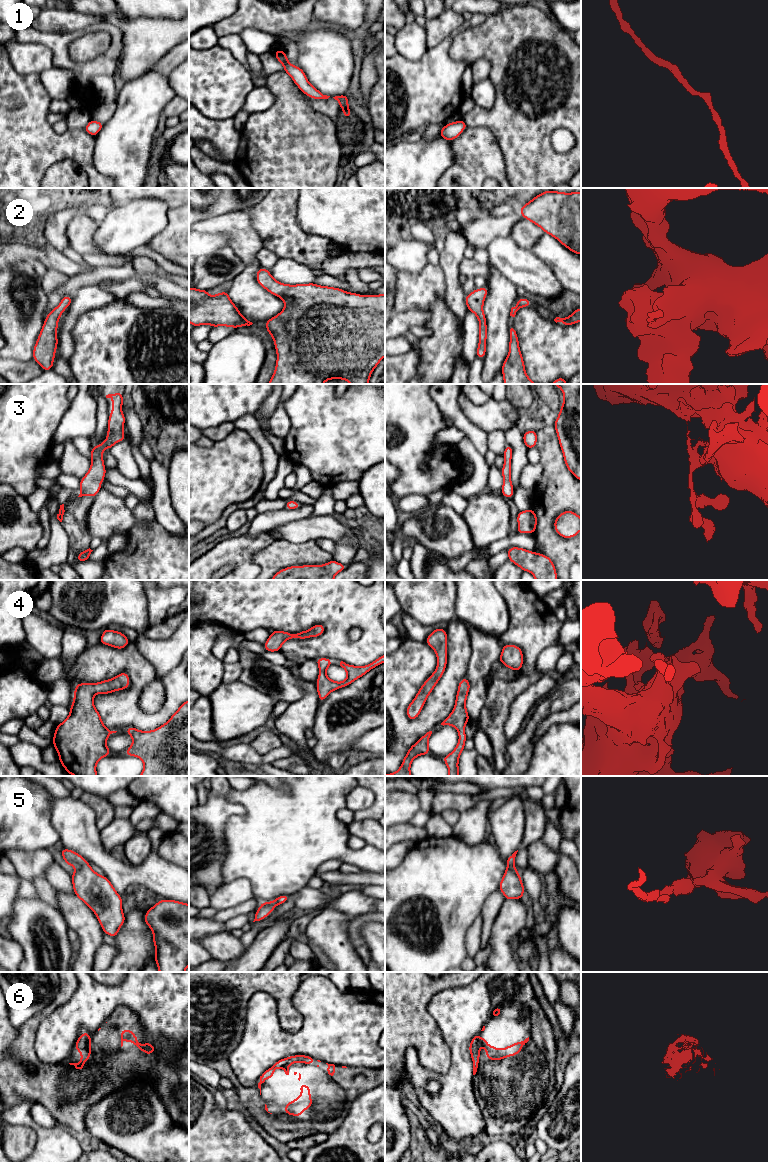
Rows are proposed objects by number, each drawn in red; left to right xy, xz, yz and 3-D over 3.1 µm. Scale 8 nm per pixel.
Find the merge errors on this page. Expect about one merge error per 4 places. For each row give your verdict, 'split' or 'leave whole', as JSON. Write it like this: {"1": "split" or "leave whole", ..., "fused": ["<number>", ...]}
{"1": "leave whole", "2": "leave whole", "3": "leave whole", "4": "leave whole", "5": "leave whole", "6": "leave whole", "fused": []}

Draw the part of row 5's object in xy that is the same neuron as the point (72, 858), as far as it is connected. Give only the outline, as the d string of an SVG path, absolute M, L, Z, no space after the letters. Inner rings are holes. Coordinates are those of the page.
M62 848L61 855L68 866L75 866L72 874L73 890L97 916L104 933L115 938L125 922L122 897L106 876L97 874L80 854Z

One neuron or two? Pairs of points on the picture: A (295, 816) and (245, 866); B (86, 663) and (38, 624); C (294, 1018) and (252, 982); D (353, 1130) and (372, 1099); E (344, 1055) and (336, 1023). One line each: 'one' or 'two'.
A: one
B: two
C: one
D: one
E: one

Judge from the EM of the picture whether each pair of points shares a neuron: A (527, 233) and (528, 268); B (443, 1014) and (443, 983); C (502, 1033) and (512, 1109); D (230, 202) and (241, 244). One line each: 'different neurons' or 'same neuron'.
A: different neurons
B: different neurons
C: same neuron
D: different neurons

